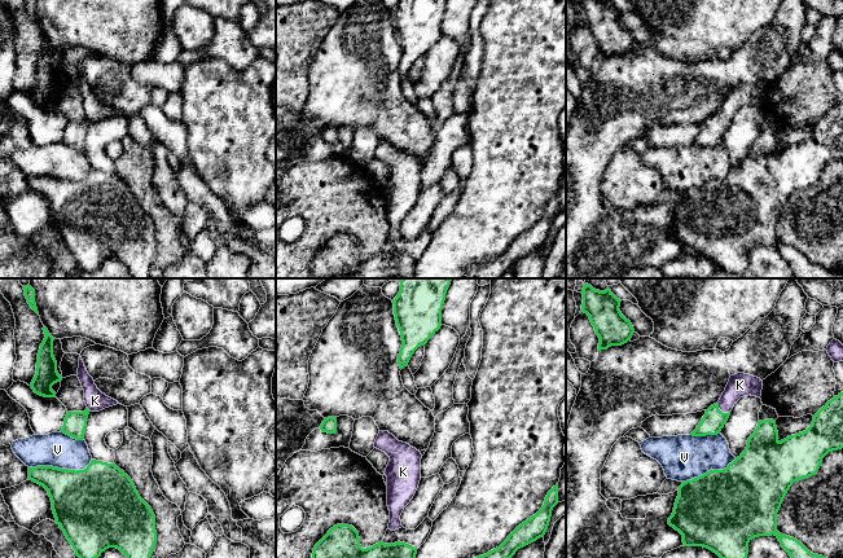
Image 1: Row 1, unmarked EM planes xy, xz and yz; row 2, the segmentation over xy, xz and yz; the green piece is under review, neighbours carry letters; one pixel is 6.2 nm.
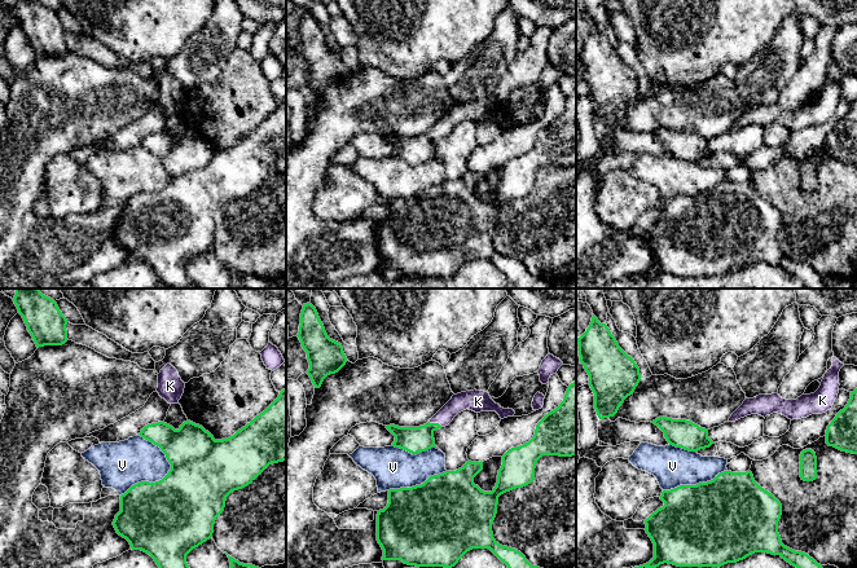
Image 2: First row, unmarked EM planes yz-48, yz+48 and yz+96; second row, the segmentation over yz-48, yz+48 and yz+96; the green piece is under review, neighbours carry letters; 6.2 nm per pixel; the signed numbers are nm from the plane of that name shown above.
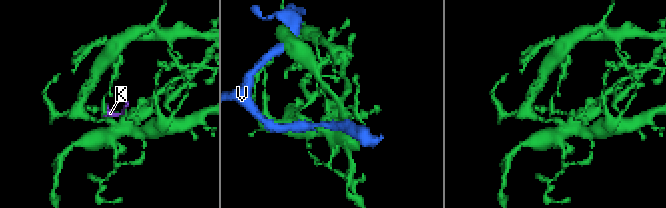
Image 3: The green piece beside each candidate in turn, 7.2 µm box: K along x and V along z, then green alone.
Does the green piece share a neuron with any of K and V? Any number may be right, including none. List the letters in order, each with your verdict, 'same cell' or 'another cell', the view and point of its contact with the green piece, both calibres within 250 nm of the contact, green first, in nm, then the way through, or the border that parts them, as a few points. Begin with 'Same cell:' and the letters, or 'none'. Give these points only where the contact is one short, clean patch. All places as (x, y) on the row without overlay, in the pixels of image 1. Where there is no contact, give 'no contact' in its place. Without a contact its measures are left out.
Same cell: K
K: same cell; contact yz (721, 122); calibres 140 and 150 nm; way yz (714, 130), (721, 122), (727, 110), (740, 95)
V: another cell; contact xy (60, 179); calibres 400 and 220 nm

